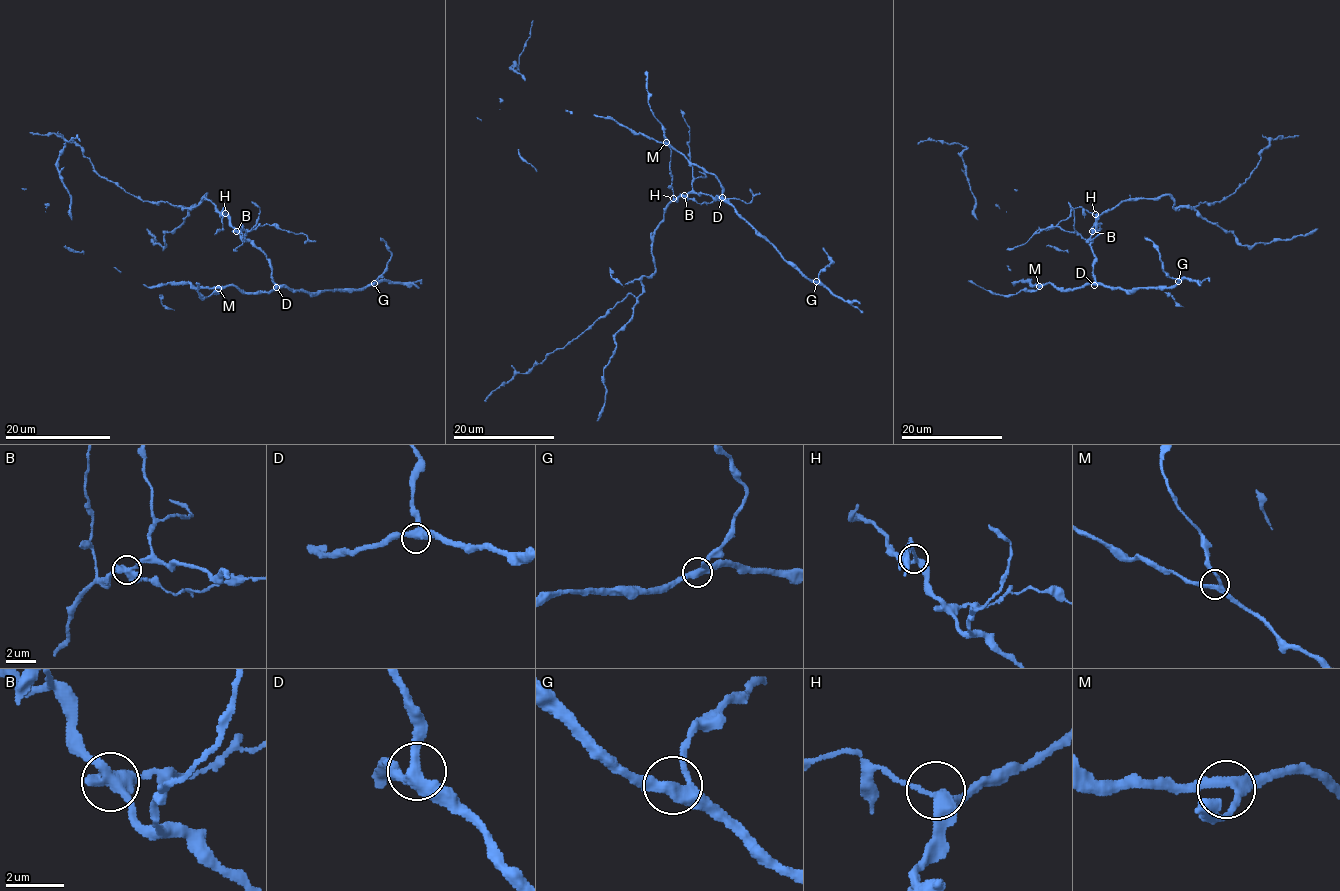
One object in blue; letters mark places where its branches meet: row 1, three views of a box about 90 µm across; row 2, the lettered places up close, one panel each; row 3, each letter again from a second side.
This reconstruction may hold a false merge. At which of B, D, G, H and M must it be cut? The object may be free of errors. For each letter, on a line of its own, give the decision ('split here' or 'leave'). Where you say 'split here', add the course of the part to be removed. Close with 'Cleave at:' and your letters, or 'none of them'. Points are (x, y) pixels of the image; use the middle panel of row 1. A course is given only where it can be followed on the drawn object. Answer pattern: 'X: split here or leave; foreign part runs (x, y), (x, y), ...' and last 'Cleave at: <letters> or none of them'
B: split here; foreign part runs (684, 196), (698, 203), (736, 198), (748, 203), (753, 197), (749, 188)
D: leave
G: leave
H: leave
M: leave
Cleave at: B

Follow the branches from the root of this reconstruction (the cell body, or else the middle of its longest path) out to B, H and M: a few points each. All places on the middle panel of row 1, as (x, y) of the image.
B: (717, 196), (704, 193), (684, 196)
H: (717, 196), (689, 193), (673, 198)
M: (717, 196), (722, 196), (718, 179), (693, 165), (666, 142)

